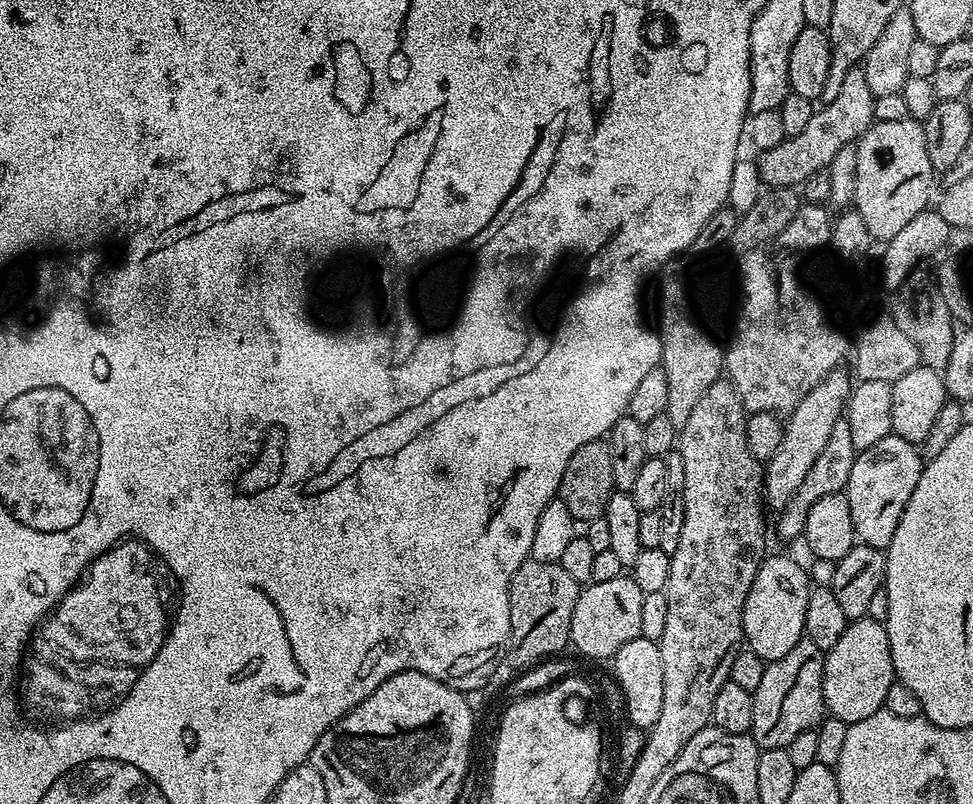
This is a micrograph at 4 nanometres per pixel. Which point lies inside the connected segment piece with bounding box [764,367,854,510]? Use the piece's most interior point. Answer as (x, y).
(805, 433)

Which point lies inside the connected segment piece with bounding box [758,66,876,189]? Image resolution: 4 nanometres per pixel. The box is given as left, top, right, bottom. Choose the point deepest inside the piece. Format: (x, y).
(798, 158)

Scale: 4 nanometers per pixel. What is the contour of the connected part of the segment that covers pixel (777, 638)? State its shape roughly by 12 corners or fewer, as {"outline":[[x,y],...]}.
{"outline":[[760,564],[744,607],[746,647],[766,662],[804,636],[807,567]]}

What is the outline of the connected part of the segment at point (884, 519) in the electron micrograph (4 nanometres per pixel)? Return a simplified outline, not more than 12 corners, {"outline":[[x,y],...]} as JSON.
{"outline":[[894,435],[857,451],[846,495],[859,543],[888,549],[921,449]]}

